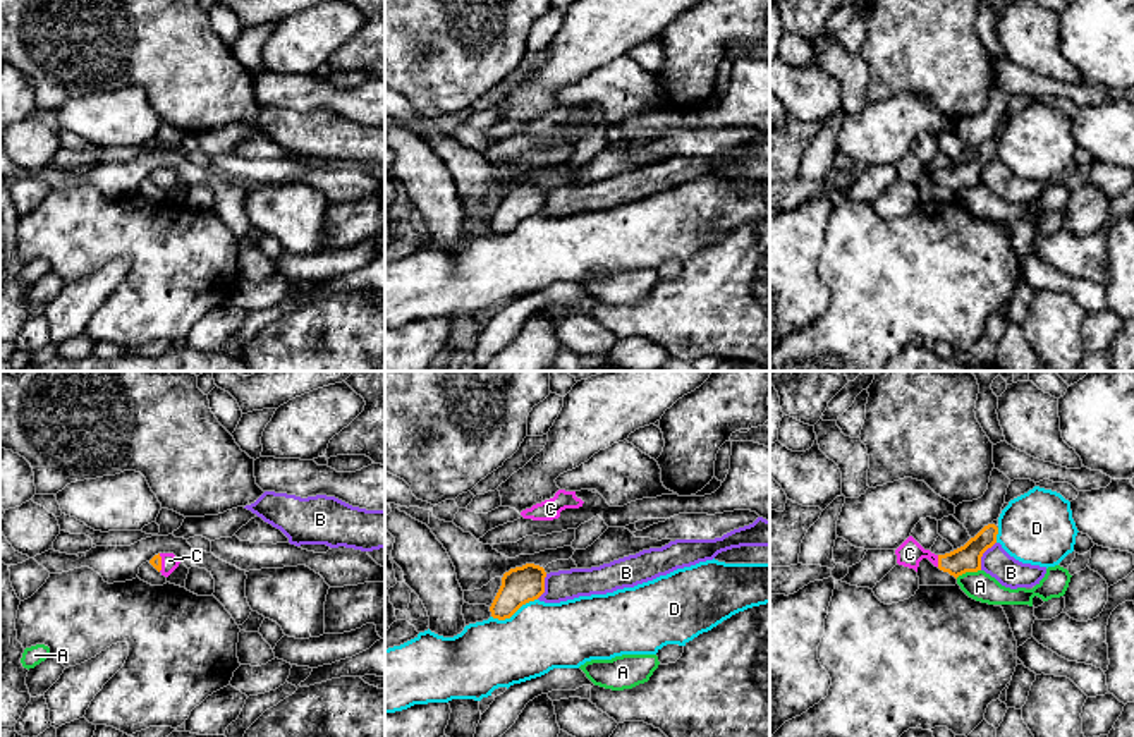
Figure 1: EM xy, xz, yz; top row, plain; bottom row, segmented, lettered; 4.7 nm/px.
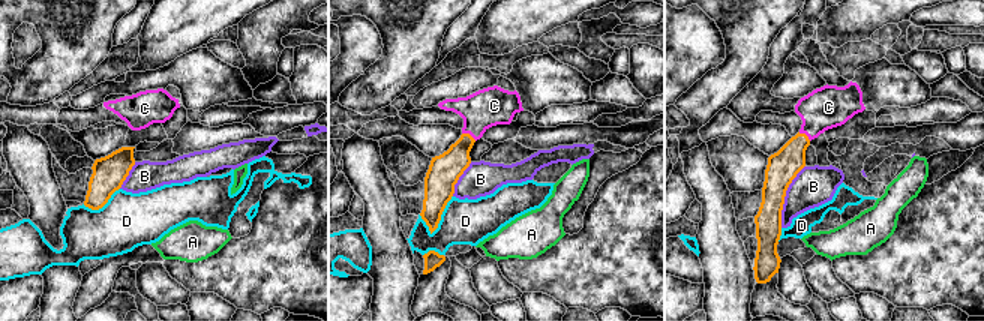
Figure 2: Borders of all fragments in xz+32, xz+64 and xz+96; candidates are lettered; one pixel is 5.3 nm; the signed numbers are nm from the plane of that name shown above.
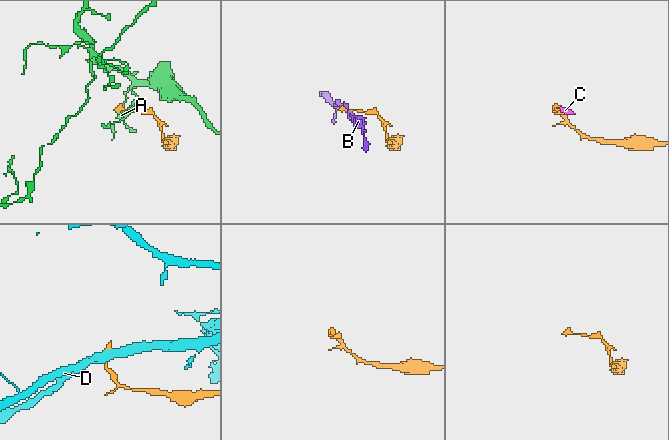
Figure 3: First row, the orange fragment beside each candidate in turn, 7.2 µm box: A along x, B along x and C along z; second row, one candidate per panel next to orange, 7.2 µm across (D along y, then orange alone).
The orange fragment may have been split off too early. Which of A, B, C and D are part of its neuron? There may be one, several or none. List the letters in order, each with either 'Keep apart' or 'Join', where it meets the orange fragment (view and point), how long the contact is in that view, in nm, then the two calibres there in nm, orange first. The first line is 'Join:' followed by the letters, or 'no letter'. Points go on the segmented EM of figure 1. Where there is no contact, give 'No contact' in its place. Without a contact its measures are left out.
Join: C
A: Keep apart. Touches orange at yz (968, 571). Shared border 130 nm. Thickness 130 nm (orange) against 140 nm
B: Keep apart. Touches orange at yz (981, 555). Shared border 150 nm. Thickness 130 nm (orange) against 140 nm
C: Join. Touches orange at yz (938, 560). Shared border 60 nm. Thickness 130 nm (orange) against 120 nm
D: Keep apart. Touches orange at xz (514, 612). Shared border 240 nm. Thickness 170 nm (orange) against 320 nm

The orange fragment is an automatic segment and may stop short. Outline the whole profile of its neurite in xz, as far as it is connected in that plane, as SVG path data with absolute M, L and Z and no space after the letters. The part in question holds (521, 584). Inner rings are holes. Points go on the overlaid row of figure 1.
M534 563L505 572L490 606L491 617L510 618L522 605L538 600L545 593L545 577L545 569Z

